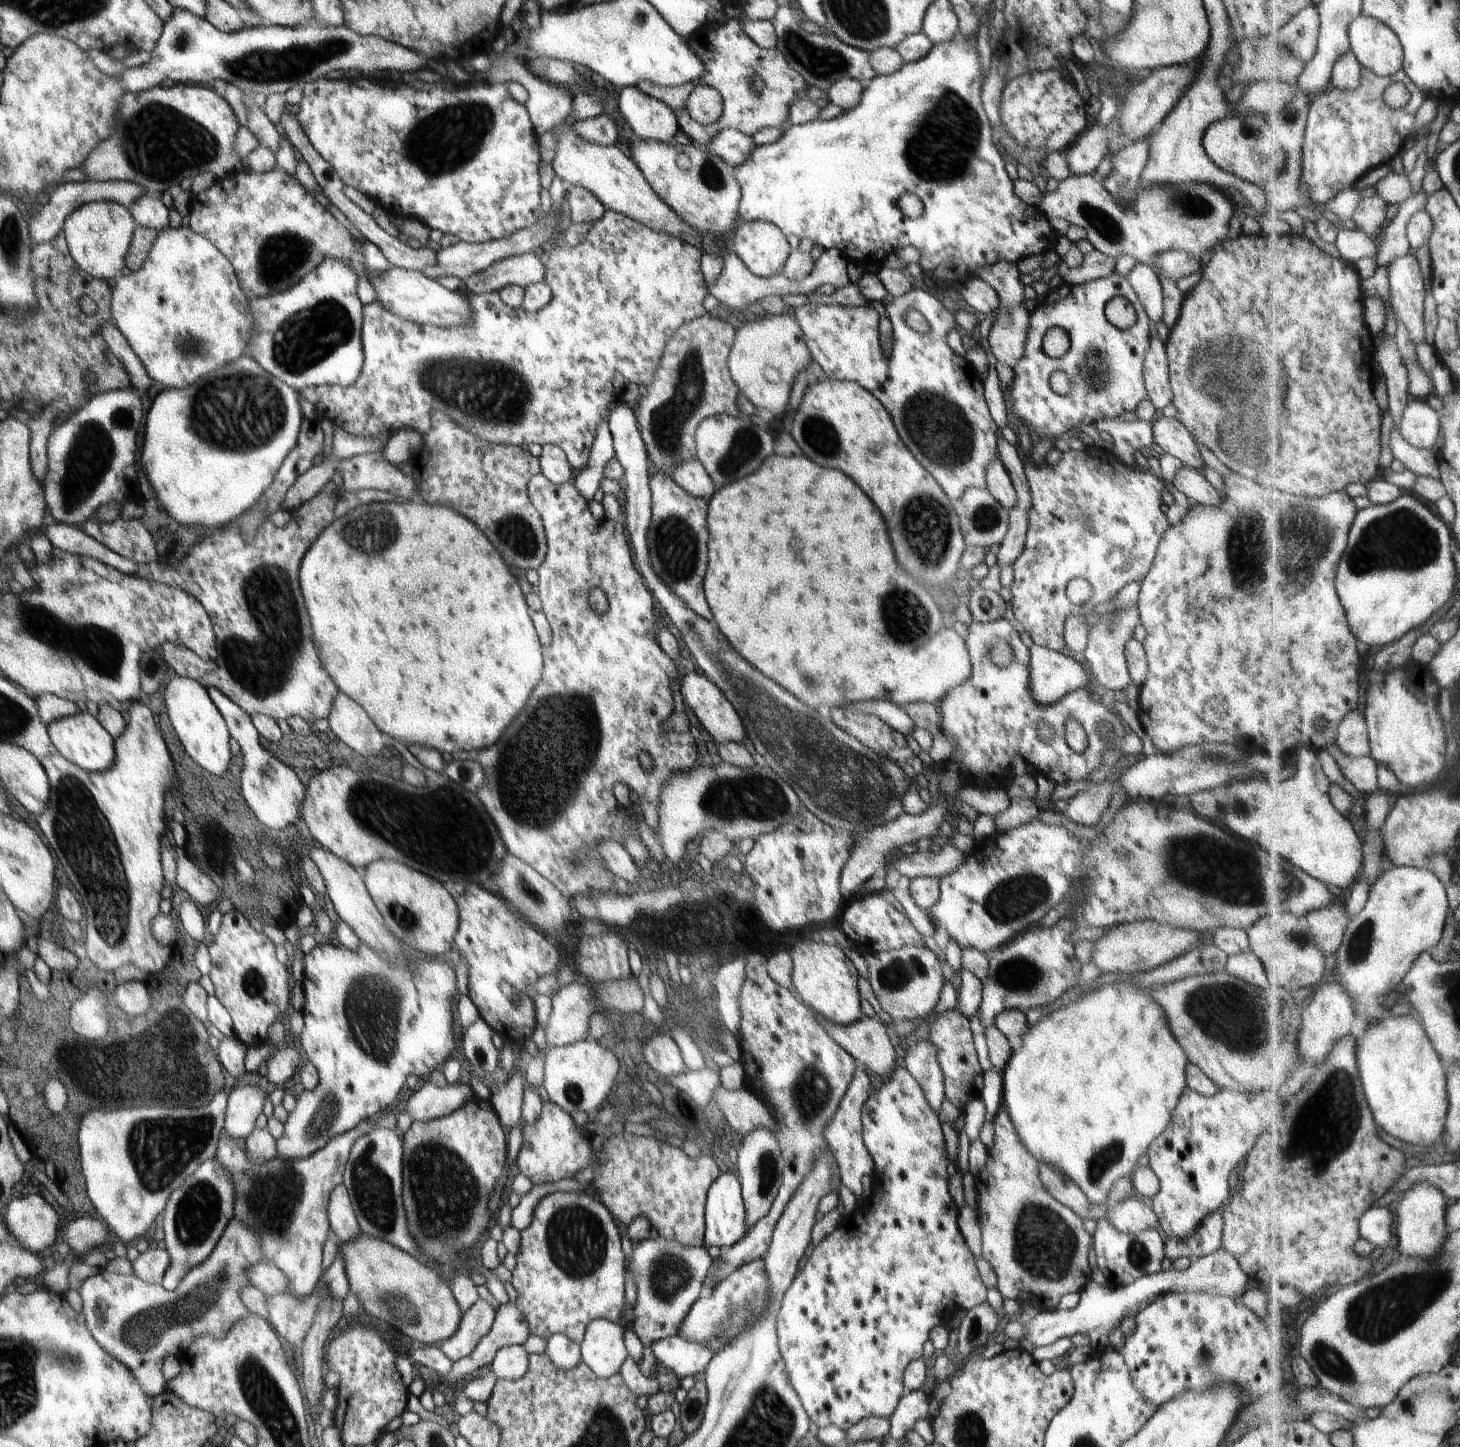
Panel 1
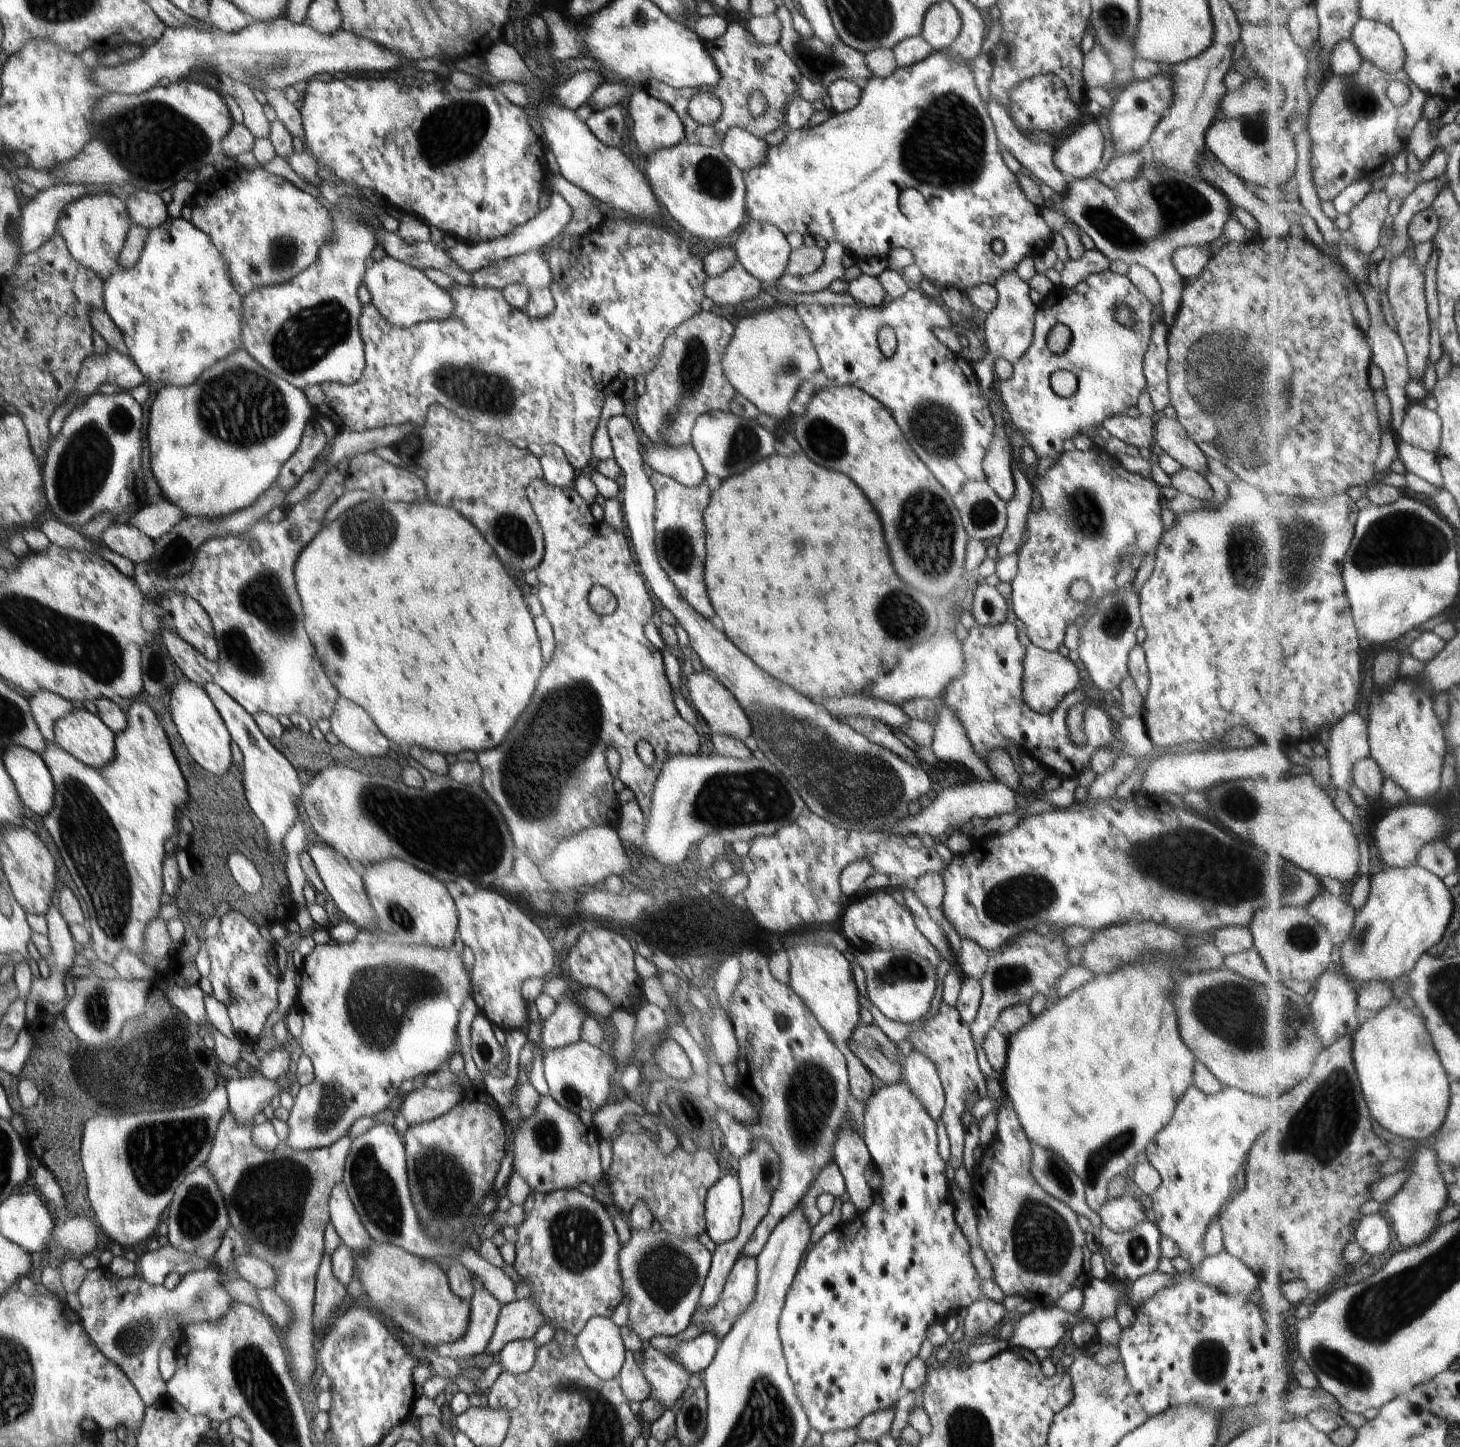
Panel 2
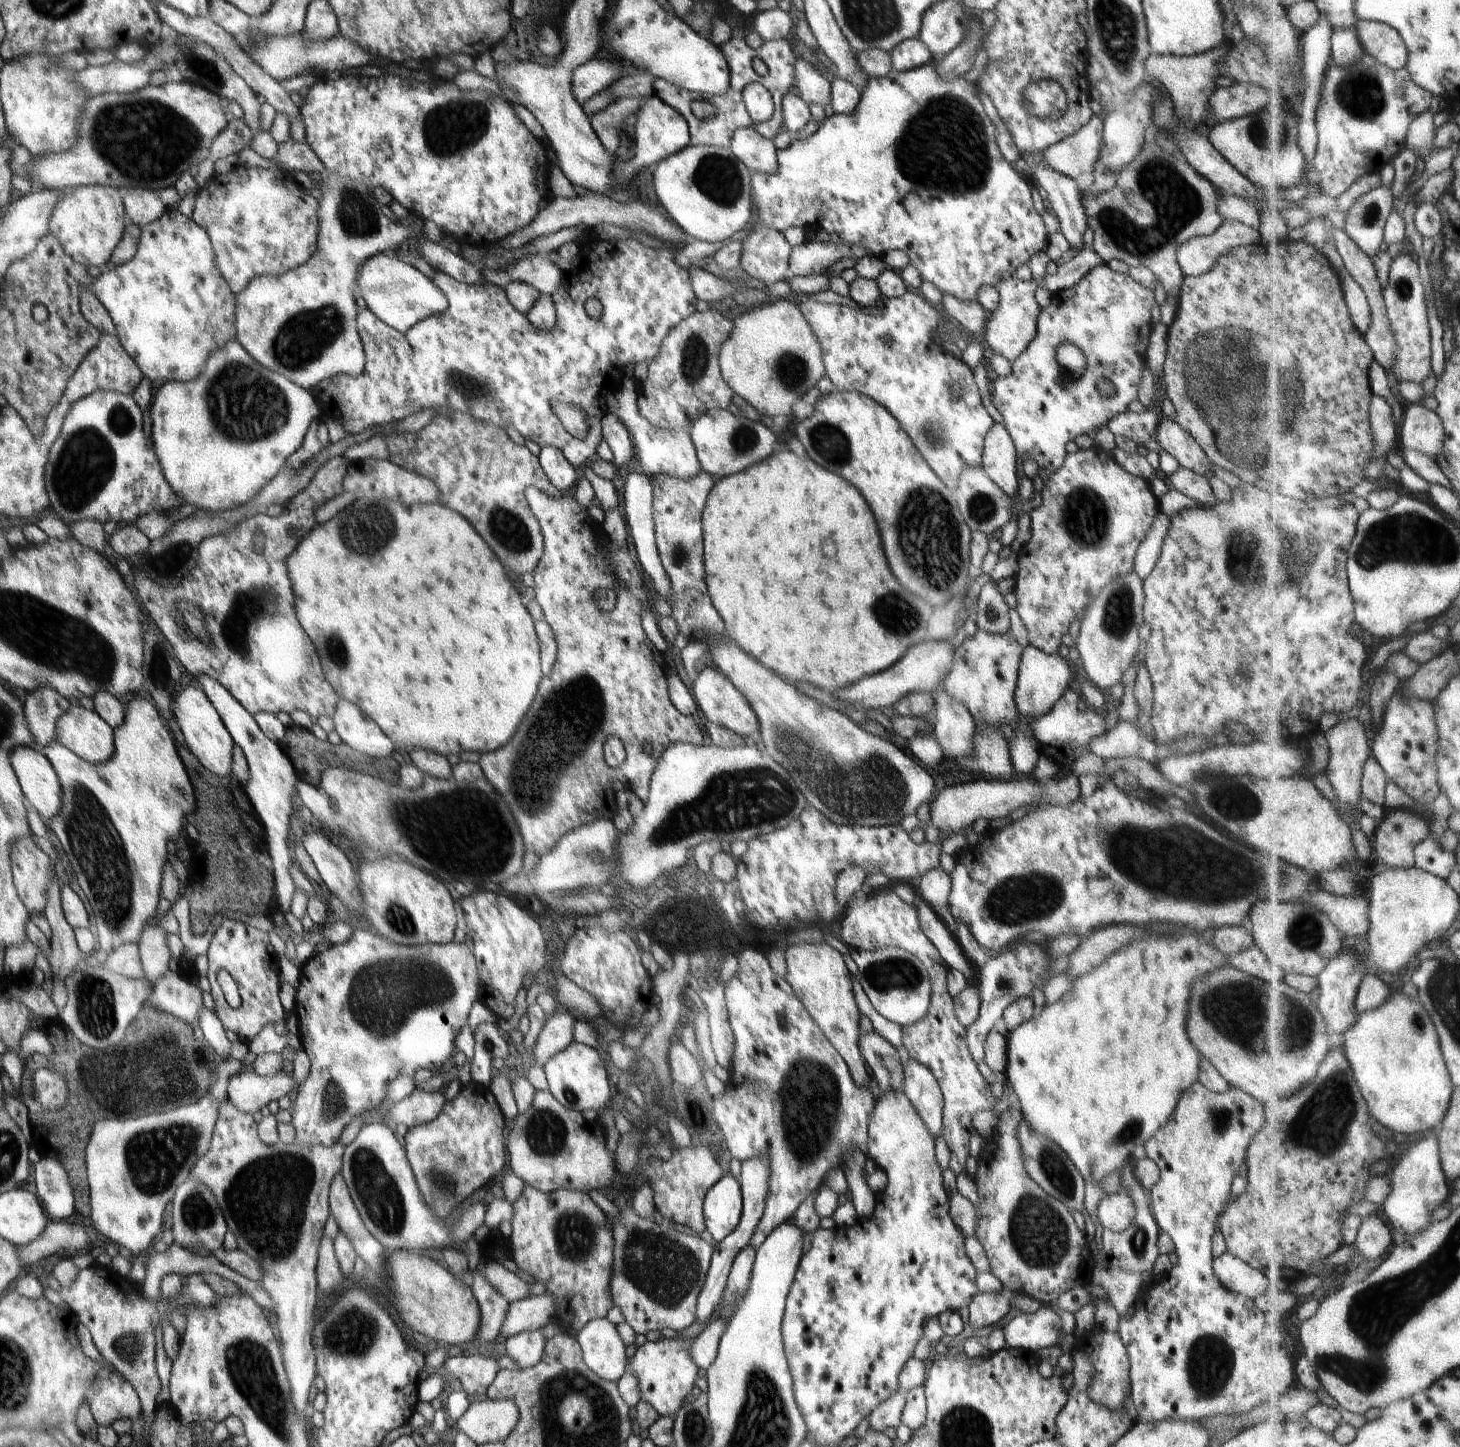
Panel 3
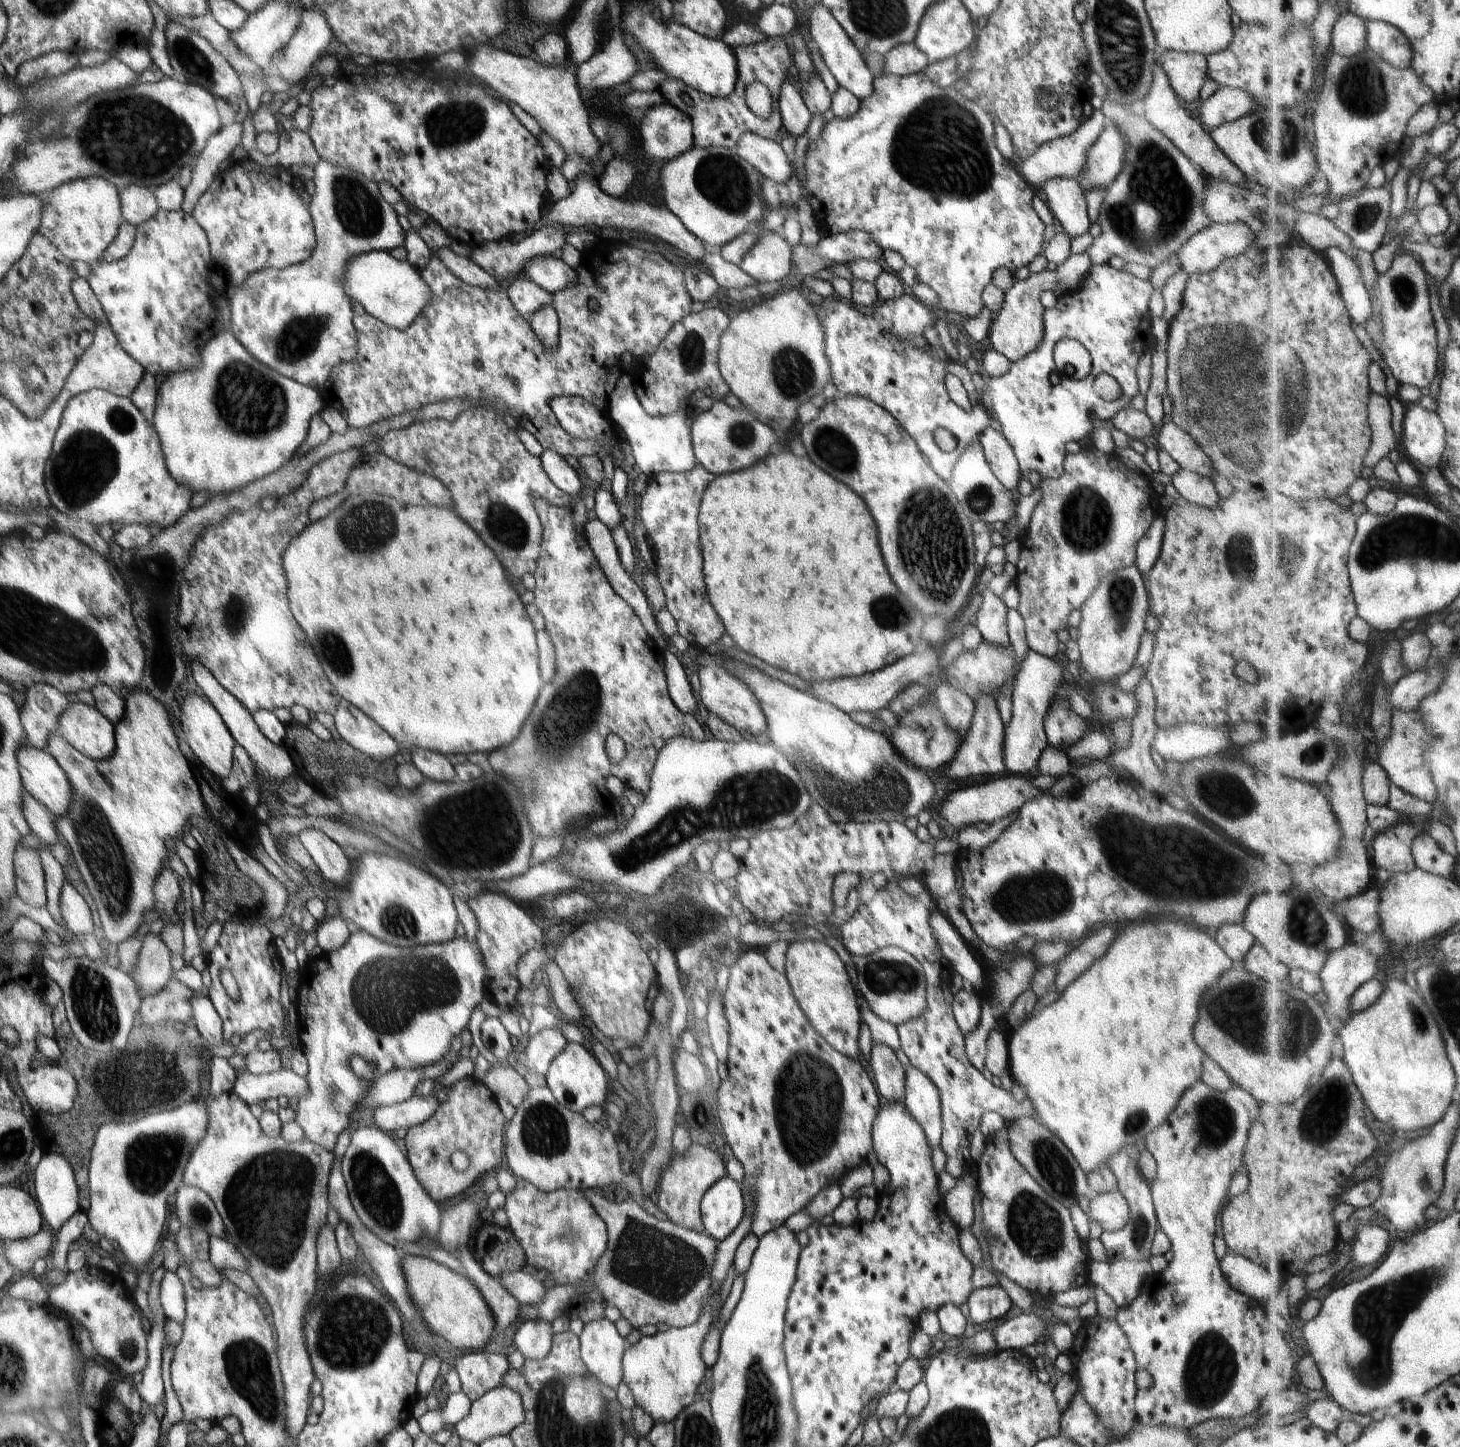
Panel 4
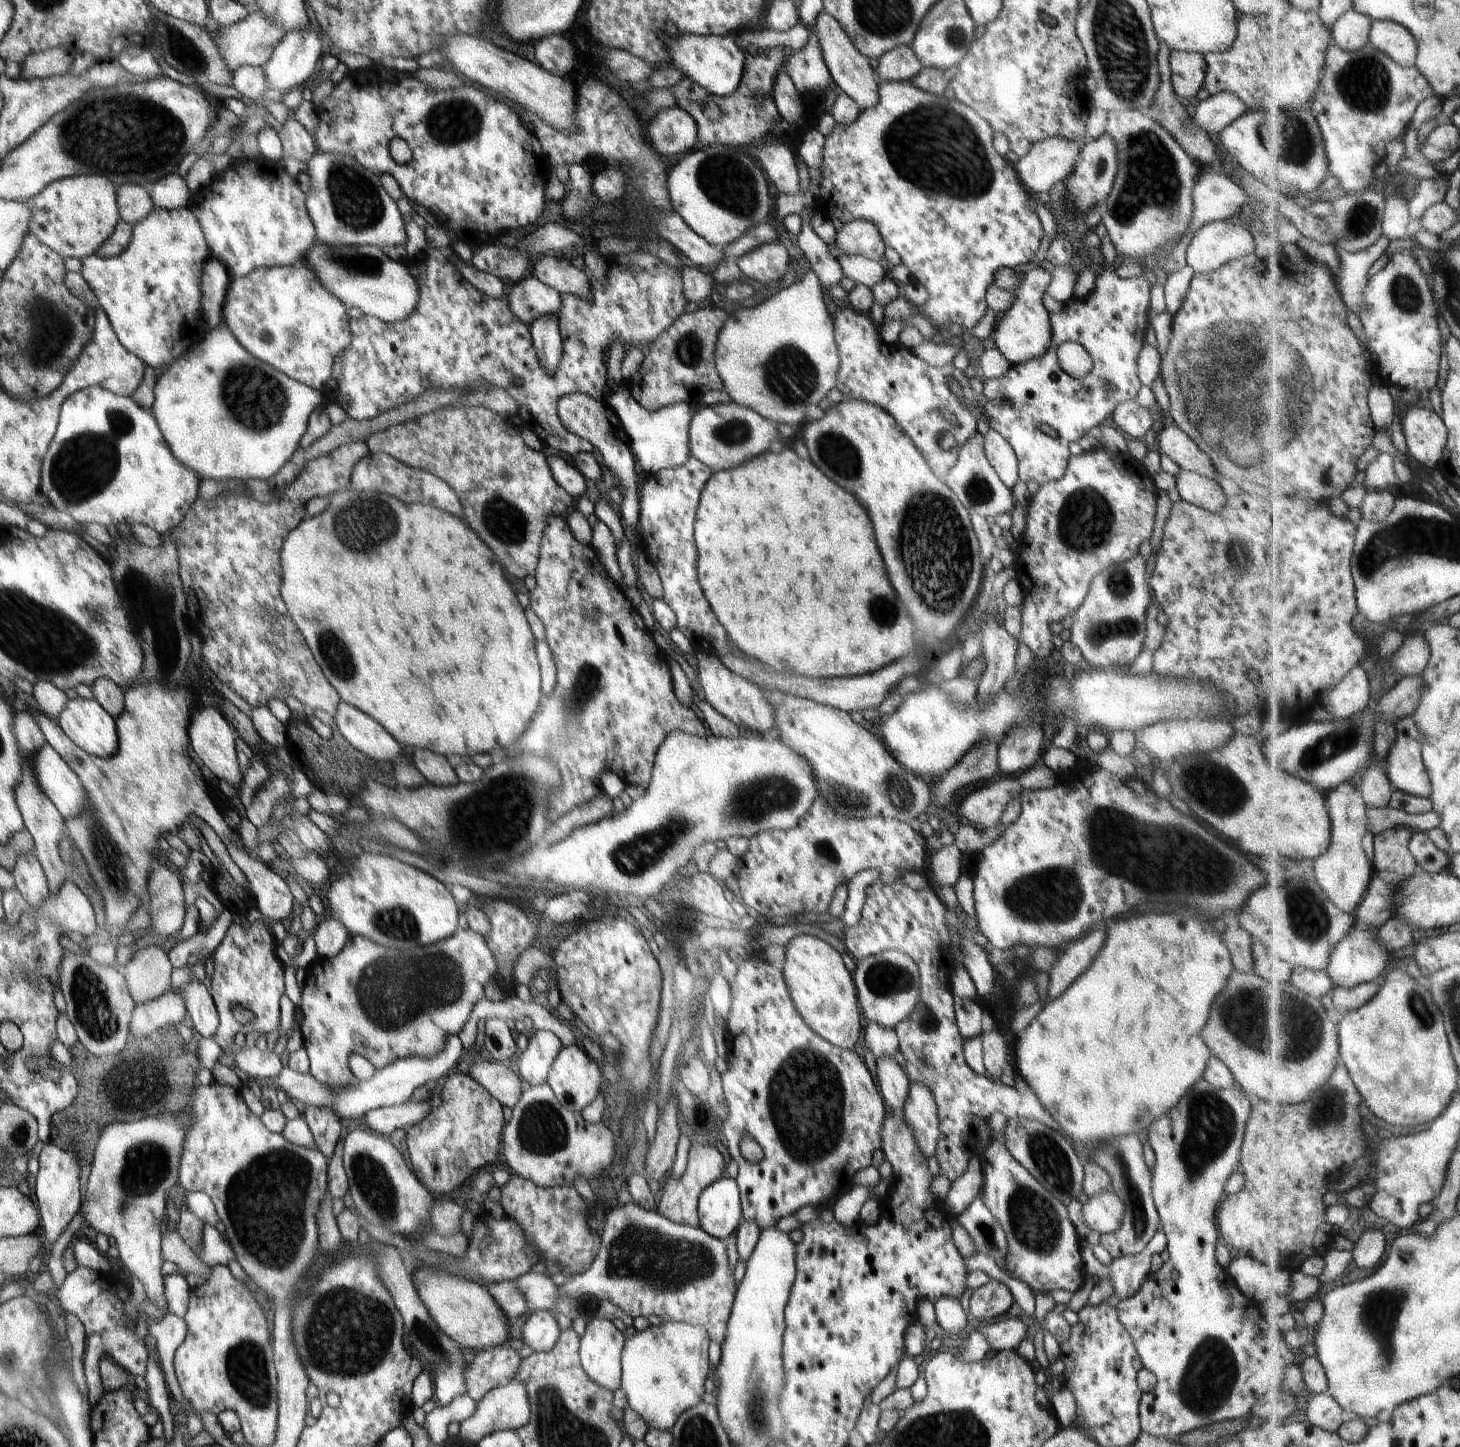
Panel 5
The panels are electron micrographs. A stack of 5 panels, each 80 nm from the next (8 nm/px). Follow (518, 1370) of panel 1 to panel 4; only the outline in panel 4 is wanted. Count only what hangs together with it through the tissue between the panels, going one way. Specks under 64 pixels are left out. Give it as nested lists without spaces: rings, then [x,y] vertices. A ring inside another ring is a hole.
[[[540,1319],[526,1321],[516,1332],[513,1344],[526,1361],[542,1360],[550,1352],[554,1335],[551,1322]]]

